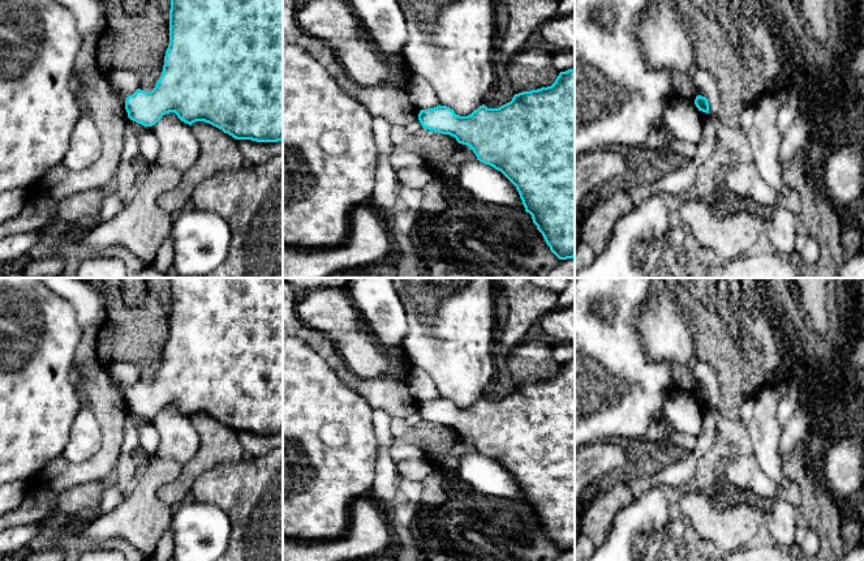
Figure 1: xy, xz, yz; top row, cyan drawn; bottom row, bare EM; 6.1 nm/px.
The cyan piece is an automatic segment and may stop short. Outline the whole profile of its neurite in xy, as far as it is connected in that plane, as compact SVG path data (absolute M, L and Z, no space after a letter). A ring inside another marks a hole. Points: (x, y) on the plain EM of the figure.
M168 278L168 291L171 292L171 303L169 303L169 337L164 348L164 357L162 368L159 369L155 380L151 384L145 384L137 381L132 387L129 387L125 393L125 402L128 404L128 410L138 416L145 419L155 417L166 406L175 404L177 410L192 417L195 414L209 415L224 425L228 425L236 432L252 432L257 434L278 434L283 433L283 278Z

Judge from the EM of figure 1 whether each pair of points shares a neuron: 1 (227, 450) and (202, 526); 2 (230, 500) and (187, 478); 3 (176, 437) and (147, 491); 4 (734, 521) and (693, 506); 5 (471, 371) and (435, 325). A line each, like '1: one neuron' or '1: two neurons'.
1: two neurons
2: two neurons
3: two neurons
4: one neuron
5: one neuron

